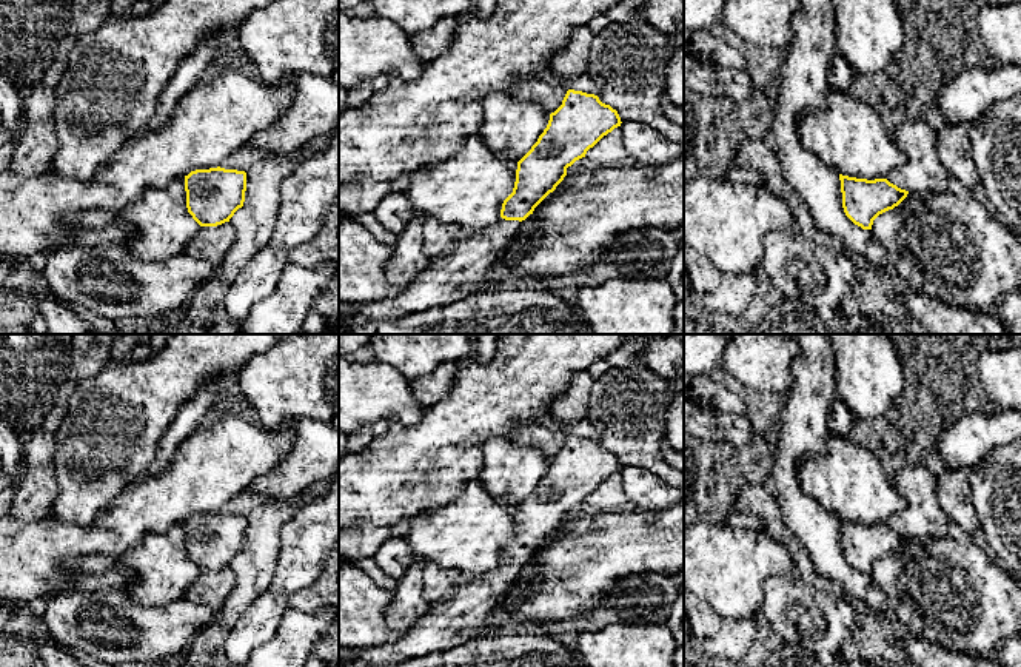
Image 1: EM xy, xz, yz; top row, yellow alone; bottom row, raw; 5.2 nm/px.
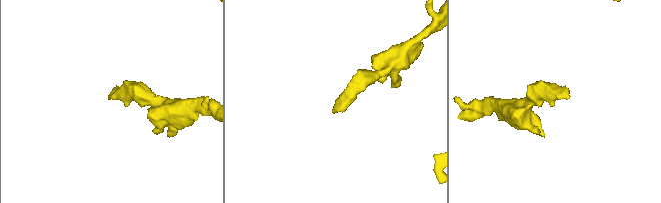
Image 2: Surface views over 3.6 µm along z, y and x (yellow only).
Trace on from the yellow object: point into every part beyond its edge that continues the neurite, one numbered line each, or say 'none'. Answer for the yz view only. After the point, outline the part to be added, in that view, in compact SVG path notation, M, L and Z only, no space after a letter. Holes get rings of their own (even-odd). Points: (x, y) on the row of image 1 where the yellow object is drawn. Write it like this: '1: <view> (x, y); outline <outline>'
none

